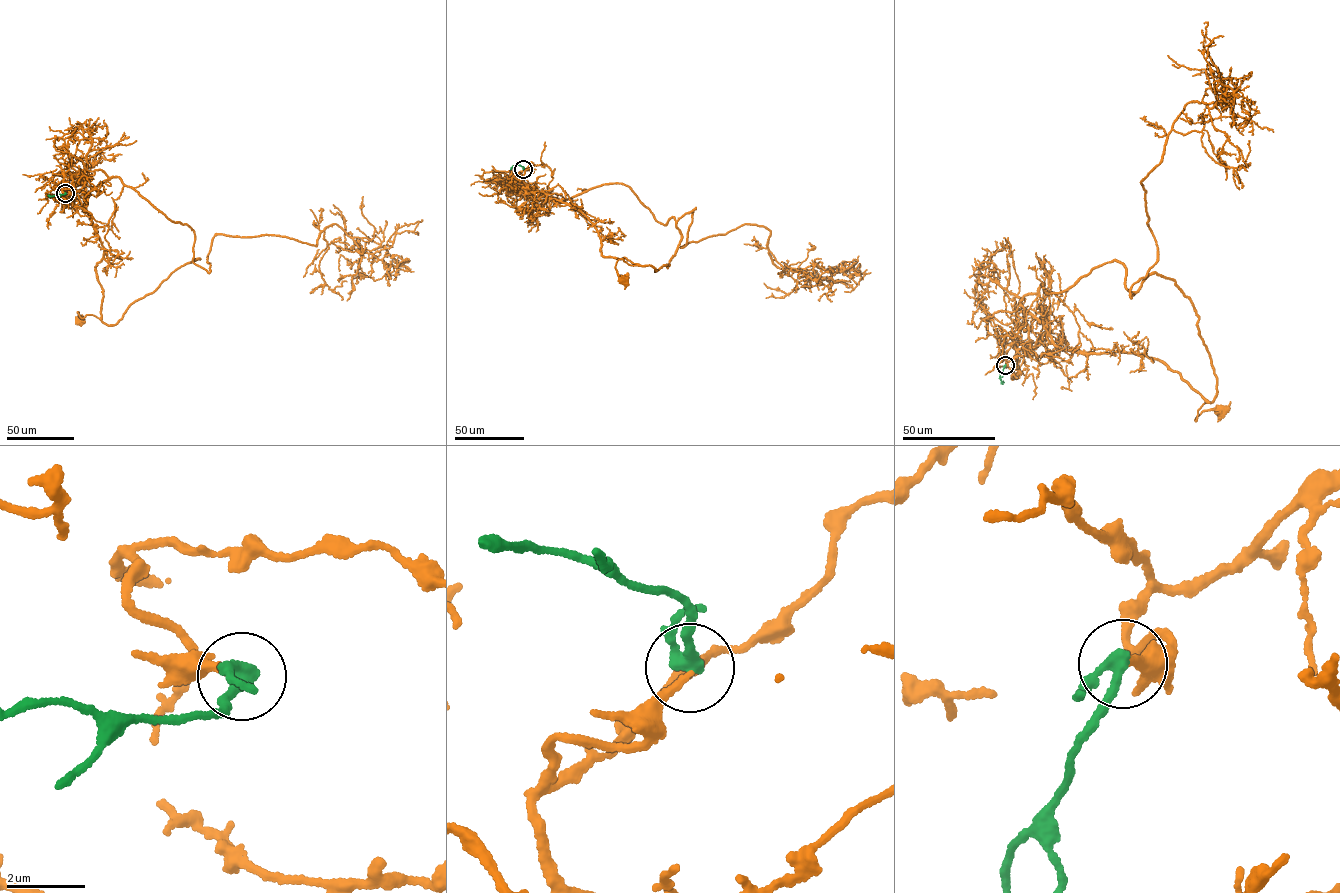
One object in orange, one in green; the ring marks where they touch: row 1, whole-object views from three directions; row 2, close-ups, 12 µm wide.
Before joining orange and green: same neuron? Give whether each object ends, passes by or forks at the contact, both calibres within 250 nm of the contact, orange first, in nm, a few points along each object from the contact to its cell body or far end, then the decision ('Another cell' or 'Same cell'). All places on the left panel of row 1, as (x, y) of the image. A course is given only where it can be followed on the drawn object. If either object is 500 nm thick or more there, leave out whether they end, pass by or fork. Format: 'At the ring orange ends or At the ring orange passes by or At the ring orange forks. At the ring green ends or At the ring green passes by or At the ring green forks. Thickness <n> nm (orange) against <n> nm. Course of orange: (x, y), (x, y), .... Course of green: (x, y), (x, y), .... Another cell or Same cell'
At the ring orange ends. At the ring green passes by. Thickness 190 nm (orange) against 280 nm. Course of orange: (65, 193), (85, 206), (104, 250), (95, 266), (101, 316), (78, 312), (79, 319). Course of green: (65, 193), (48, 195). Same cell

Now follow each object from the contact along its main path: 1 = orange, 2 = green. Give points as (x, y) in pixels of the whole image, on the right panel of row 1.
1: (1005, 365), (1049, 343), (1144, 355), (1205, 399), (1196, 421), (1202, 411), (1220, 411)
2: (1005, 365), (999, 374), (1003, 381)

